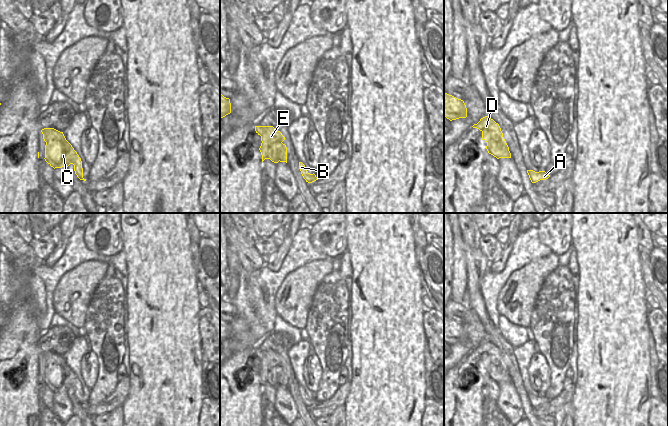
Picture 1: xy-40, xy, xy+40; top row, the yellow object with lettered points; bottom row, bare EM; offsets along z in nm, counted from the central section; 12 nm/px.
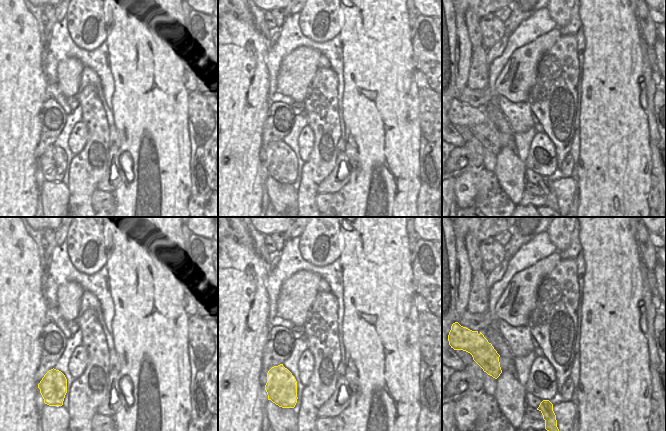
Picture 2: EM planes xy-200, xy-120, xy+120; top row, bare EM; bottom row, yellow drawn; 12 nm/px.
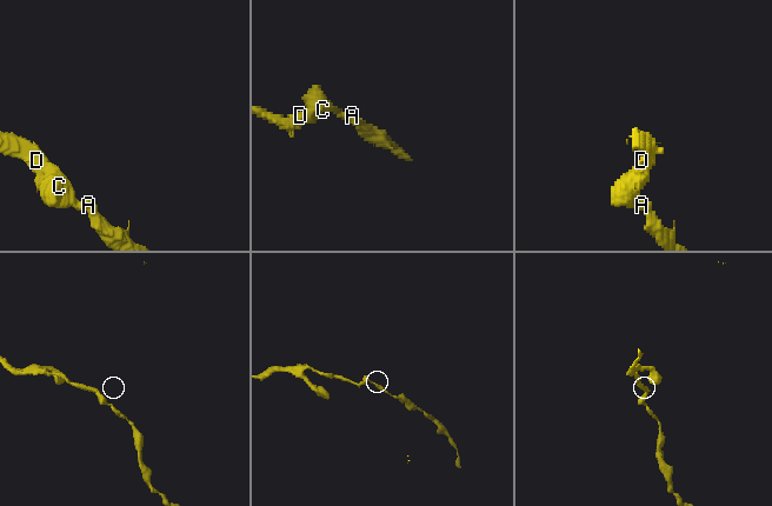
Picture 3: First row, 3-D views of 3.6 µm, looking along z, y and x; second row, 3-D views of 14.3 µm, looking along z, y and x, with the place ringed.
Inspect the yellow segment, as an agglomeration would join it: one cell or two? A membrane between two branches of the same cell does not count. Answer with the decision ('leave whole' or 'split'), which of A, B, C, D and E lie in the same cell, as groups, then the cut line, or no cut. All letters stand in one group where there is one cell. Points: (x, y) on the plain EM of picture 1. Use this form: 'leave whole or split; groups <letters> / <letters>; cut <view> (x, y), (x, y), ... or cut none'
leave whole; groups A B C D E; cut none

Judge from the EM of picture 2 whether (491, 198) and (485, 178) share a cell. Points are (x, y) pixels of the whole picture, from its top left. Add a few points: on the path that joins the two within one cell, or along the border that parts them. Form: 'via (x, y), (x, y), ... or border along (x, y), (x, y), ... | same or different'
via (489, 193), (486, 183) | same

